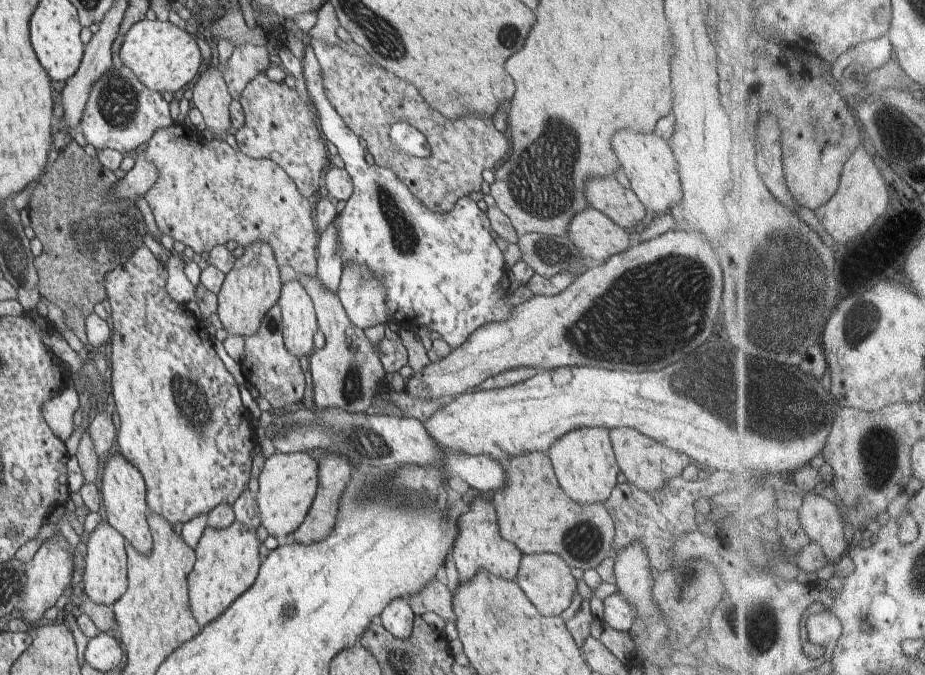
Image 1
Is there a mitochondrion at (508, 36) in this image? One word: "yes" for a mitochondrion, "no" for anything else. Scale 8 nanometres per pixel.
yes

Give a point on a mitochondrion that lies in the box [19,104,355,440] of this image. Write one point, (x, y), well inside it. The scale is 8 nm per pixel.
(101, 245)

